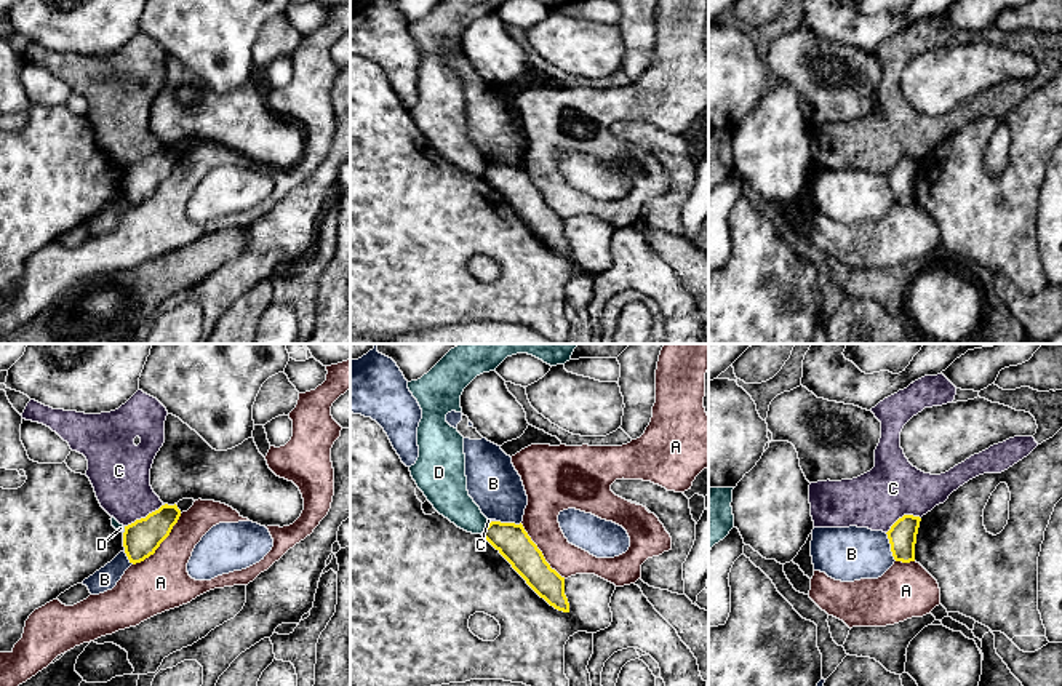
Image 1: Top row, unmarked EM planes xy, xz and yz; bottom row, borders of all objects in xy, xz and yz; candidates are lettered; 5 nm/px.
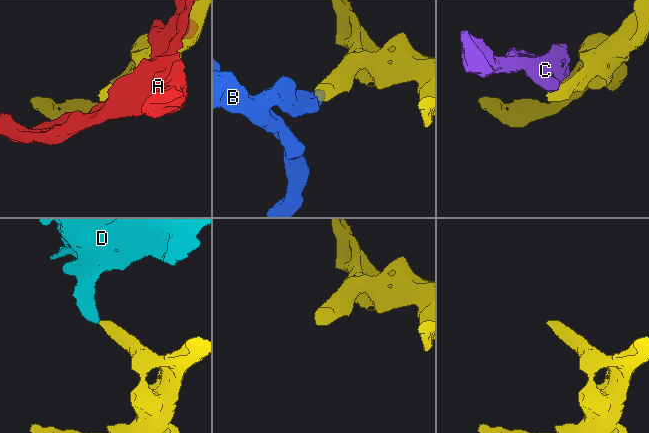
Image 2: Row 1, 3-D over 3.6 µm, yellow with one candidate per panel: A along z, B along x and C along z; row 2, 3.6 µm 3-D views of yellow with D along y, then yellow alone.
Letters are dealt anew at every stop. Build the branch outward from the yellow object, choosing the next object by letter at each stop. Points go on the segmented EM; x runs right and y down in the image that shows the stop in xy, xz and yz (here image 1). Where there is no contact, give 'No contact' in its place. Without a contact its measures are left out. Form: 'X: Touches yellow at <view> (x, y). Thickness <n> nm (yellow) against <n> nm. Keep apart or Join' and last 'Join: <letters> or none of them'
A: Touches yellow at xy (160, 542). Thickness 180 nm (yellow) against 280 nm. Keep apart
B: Touches yellow at yz (891, 547). Thickness 140 nm (yellow) against 280 nm. Keep apart
C: Touches yellow at xy (146, 517). Thickness 180 nm (yellow) against 300 nm. Keep apart
D: Touches yellow at xz (485, 530). Thickness 170 nm (yellow) against 190 nm. Keep apart
Join: none of them

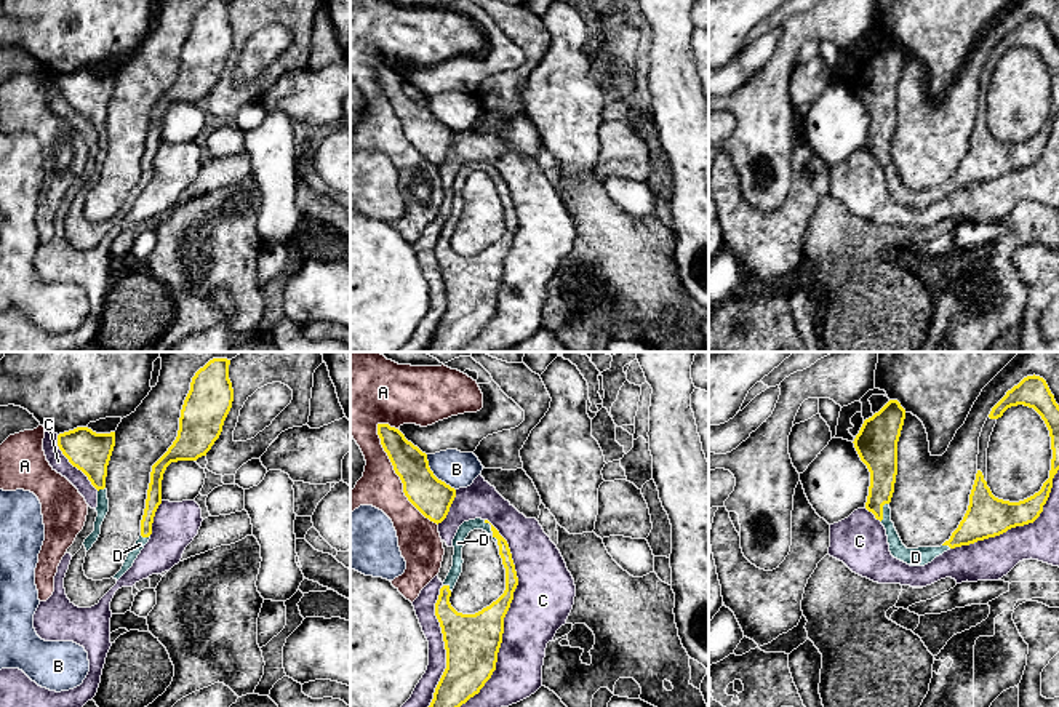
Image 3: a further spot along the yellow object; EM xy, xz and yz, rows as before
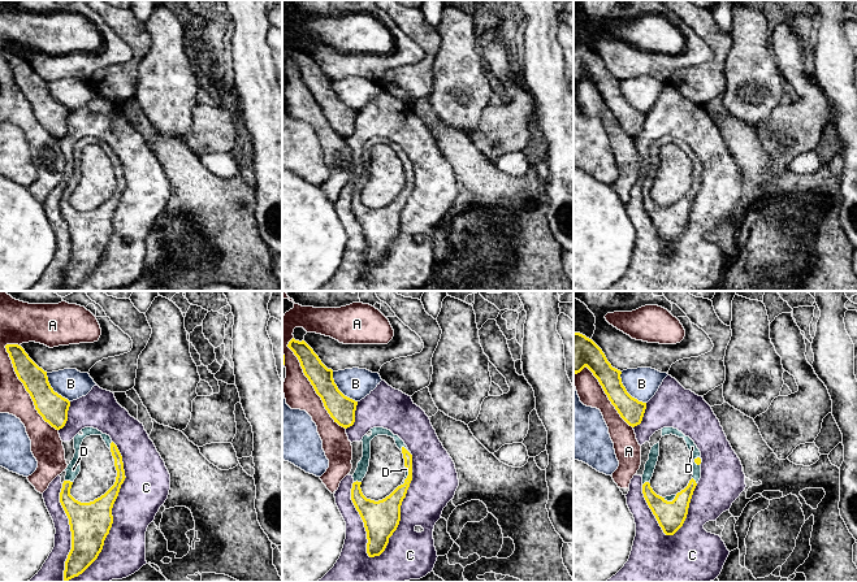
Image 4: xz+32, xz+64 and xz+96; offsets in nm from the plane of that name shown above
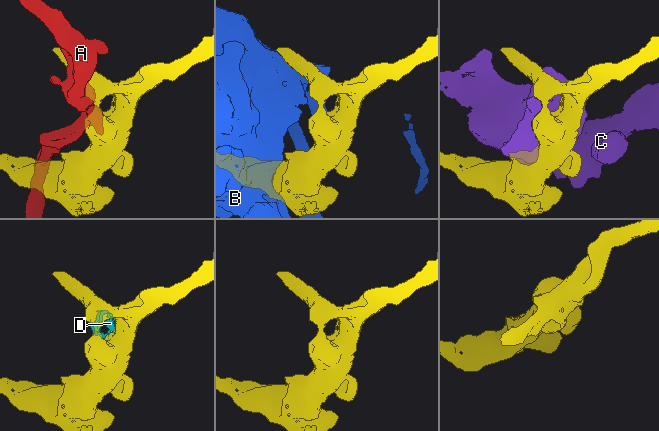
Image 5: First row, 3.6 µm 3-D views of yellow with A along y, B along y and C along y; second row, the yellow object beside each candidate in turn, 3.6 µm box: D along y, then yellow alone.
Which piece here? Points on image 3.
A: Touches yellow at xz (397, 474). Thickness 190 nm (yellow) against 200 nm. Keep apart
B: Touches yellow at xz (434, 475). Thickness 190 nm (yellow) against 180 nm. Keep apart
C: Touches yellow at xz (506, 613). Thickness 280 nm (yellow) against 300 nm. Keep apart
D: Touches yellow at xz (493, 533). Thickness 60 nm (yellow) against 60 nm. Join
Join: D

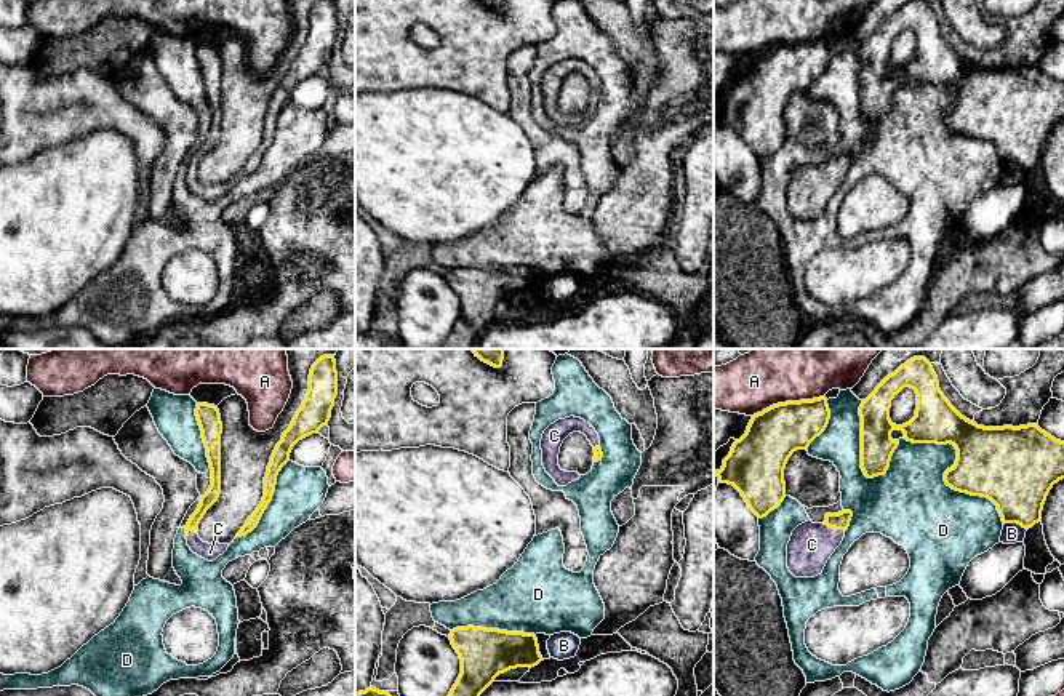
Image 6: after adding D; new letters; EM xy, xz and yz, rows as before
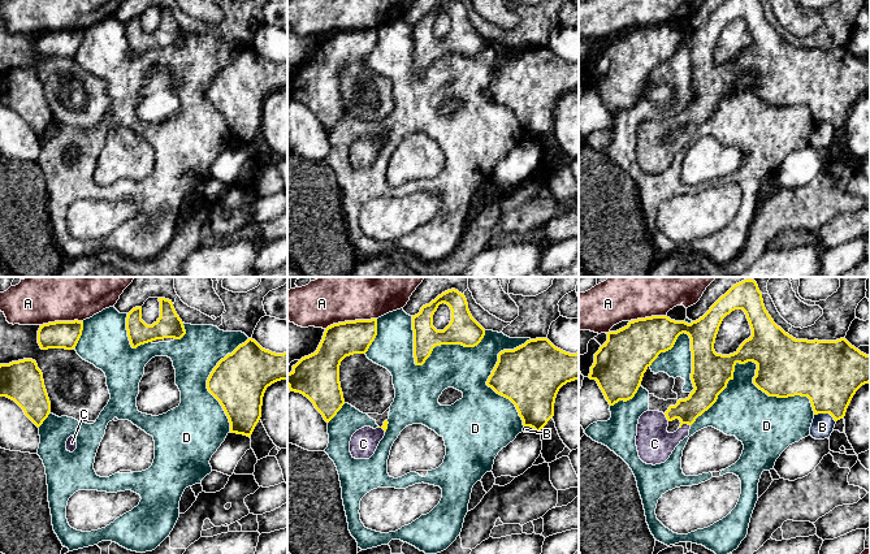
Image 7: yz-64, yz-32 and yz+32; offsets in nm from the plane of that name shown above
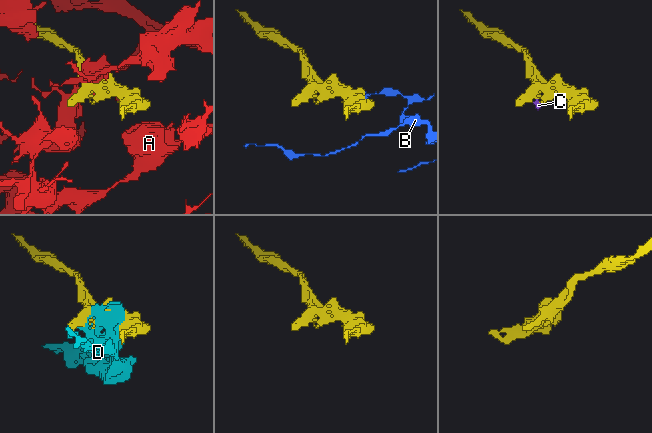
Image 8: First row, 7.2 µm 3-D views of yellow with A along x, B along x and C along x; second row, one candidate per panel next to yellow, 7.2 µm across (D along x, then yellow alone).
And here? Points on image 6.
A: Touches yellow at yz (788, 402). Thickness 260 nm (yellow) against 460 nm. Keep apart
B: Touches yellow at yz (1015, 522). Thickness 380 nm (yellow) against 110 nm. Keep apart
C: Touches yellow at yz (834, 528). Thickness 90 nm (yellow) against 220 nm. Join
D: Touches yellow at yz (944, 474). Thickness 360 nm (yellow) against 400 nm. Keep apart
Join: C

